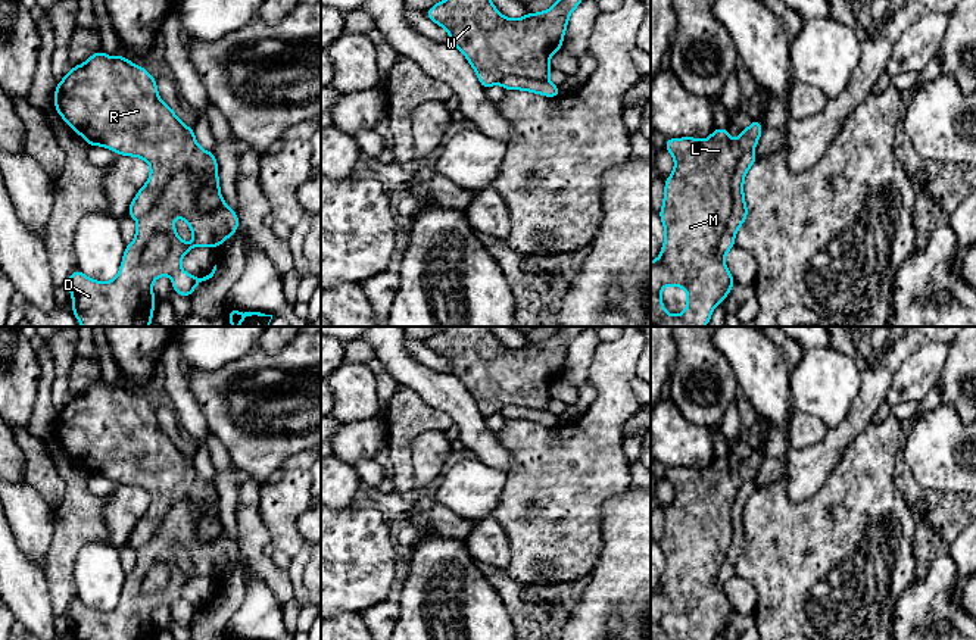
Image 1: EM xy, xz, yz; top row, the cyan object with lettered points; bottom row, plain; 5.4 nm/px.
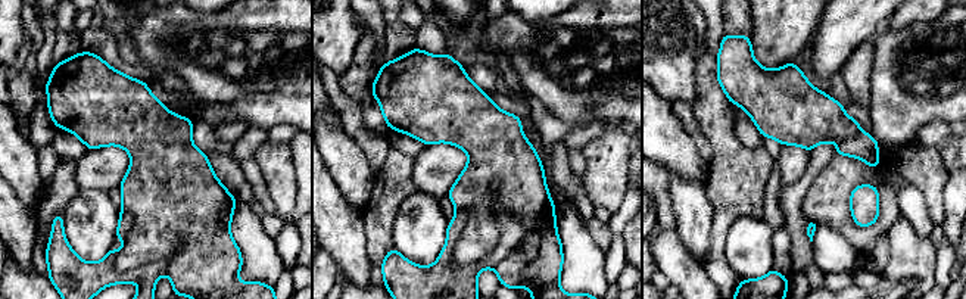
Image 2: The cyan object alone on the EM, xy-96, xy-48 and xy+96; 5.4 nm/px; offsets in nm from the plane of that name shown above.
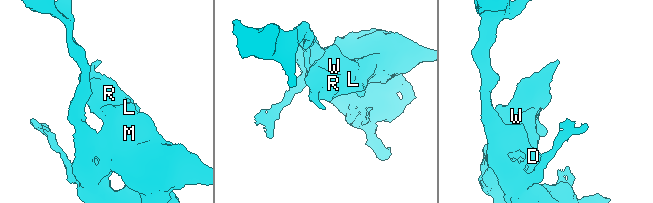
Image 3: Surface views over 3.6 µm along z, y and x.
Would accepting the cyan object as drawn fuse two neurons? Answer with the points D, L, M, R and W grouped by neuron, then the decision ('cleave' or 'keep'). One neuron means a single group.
D / L M R W | cleave

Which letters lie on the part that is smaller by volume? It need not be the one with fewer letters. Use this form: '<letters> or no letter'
L, M, R, W

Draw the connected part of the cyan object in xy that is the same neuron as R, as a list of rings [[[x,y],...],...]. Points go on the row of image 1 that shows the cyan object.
[[[97,51],[85,63],[71,68],[68,75],[57,82],[53,100],[57,113],[90,146],[103,146],[118,154],[141,157],[150,165],[147,182],[128,207],[131,218],[137,219],[149,213],[168,182],[183,171],[191,171],[202,178],[196,200],[203,213],[224,205],[215,154],[203,150],[194,138],[193,128],[185,127],[160,100],[156,78],[144,68],[135,66],[124,56],[110,57]]]

